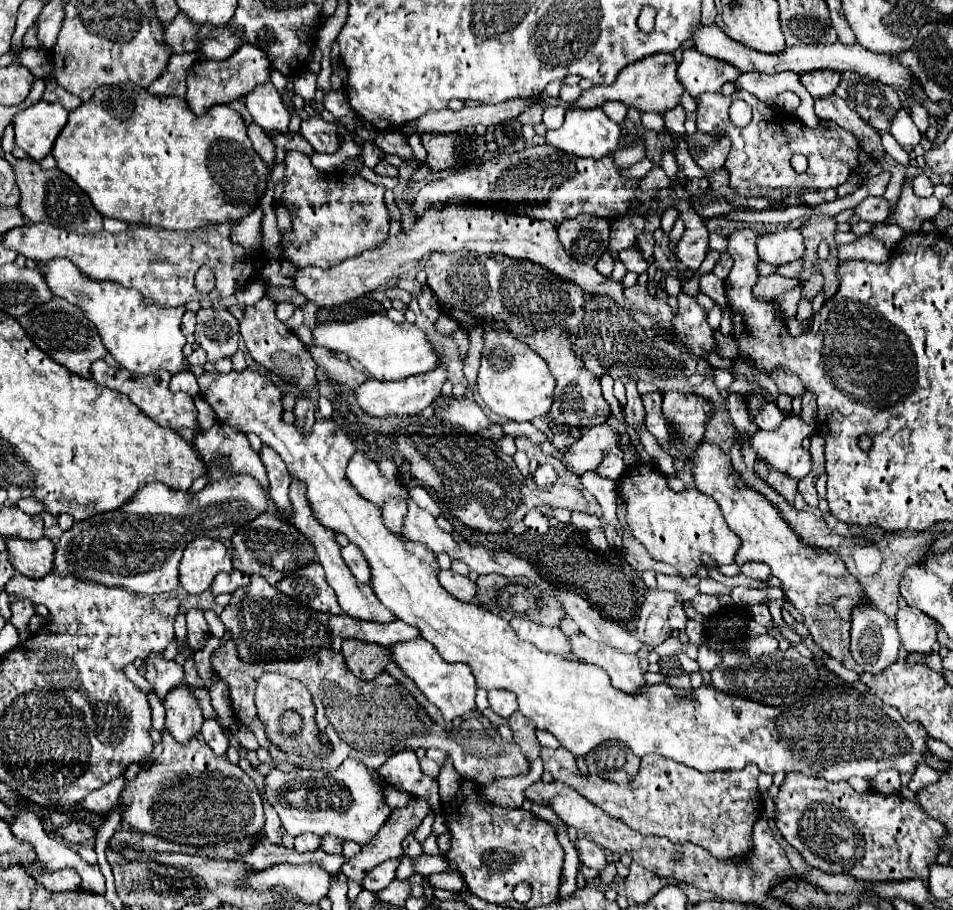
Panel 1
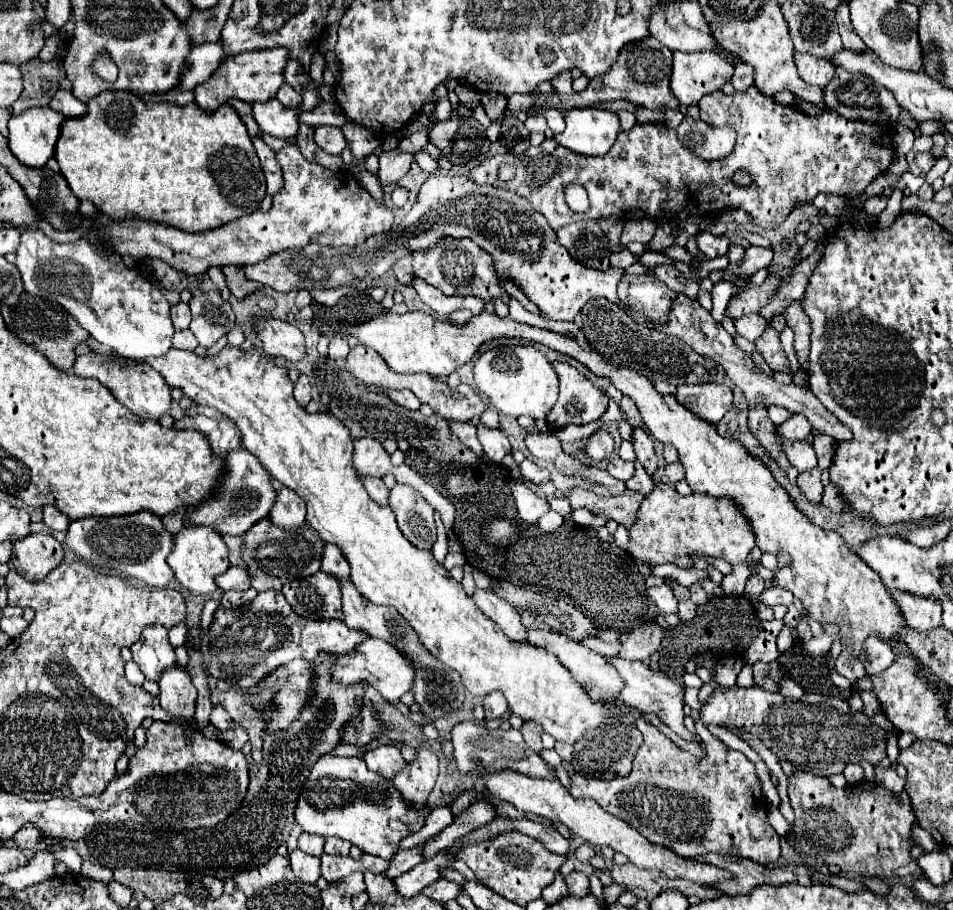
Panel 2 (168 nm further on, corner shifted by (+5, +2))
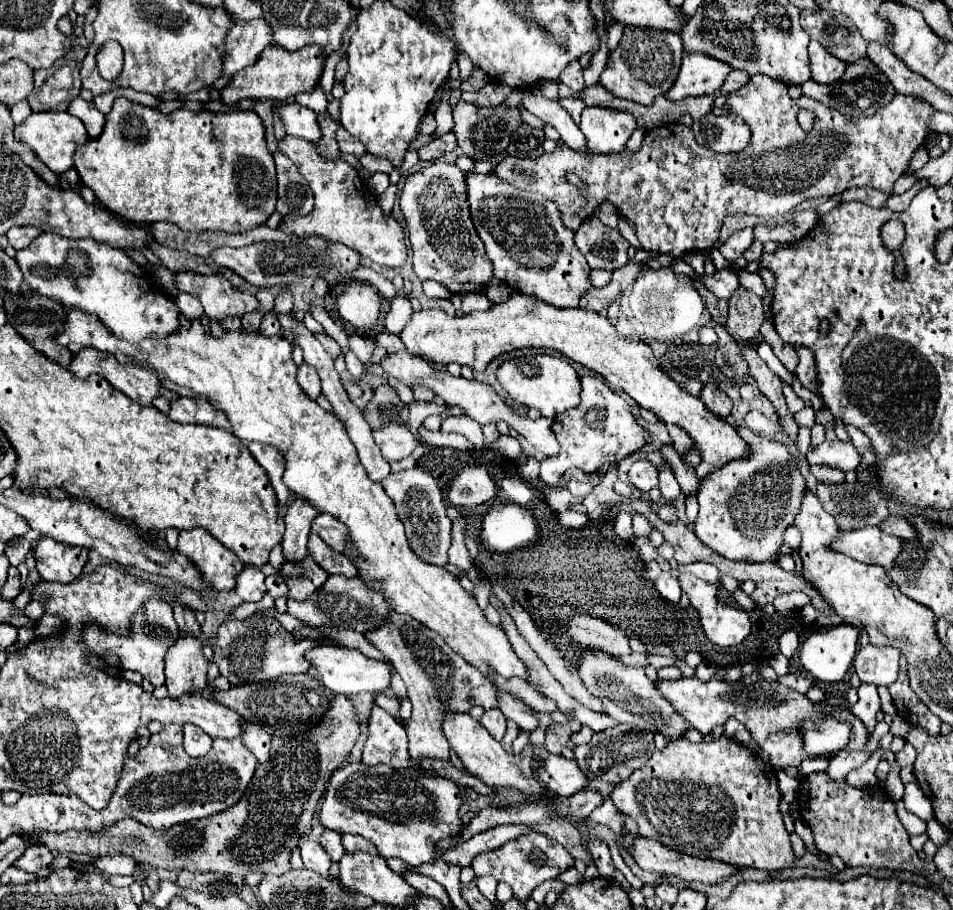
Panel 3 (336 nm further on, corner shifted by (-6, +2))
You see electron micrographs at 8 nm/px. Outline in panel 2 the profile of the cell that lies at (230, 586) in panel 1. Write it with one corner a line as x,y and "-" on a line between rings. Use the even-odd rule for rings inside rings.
233,565
233,567
229,567
225,573
217,575
217,577
215,577
215,583
217,583
217,587
223,589
223,591
229,591
229,589
245,591
245,589
251,587
251,585
249,585
249,575
247,575
247,571
245,571
243,567
239,567
239,565

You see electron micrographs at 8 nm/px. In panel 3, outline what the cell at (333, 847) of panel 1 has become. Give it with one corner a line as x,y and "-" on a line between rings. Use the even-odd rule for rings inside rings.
342,835
342,845
346,851
366,851
366,853
372,853
372,855
378,855
378,849
364,837
360,835

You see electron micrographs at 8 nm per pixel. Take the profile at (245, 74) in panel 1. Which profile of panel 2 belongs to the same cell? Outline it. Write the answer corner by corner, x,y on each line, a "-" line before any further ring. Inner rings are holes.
283,47
265,49
265,51
249,51
249,53
225,57
219,63
219,67
213,71
213,75
205,83
201,83
193,89
195,103
199,105
199,109
213,111
231,97
247,101
247,103
267,101
267,99
275,97
275,93
283,85
285,61
287,61
287,49
283,49

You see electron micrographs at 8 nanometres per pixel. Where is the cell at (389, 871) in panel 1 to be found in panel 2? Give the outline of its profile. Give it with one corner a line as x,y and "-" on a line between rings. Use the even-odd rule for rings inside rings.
417,845
407,851
399,851
397,857
393,857
393,861
389,861
389,867
381,875
389,877
389,879
403,875
405,871
409,871
411,867
421,863
421,853
423,853
423,845

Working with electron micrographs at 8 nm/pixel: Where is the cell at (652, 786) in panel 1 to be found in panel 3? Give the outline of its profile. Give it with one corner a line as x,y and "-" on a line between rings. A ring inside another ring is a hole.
728,737
710,743
690,743
686,739
666,743
664,751
654,751
646,765
636,769
614,789
614,805
638,823
638,833
692,857
718,859
736,867
780,871
794,865
790,837
780,813
780,789
776,773
752,749

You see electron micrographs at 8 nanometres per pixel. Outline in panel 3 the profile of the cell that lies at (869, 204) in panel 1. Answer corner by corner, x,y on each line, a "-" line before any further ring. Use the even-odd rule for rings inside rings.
916,179
916,183
914,183
906,193
902,193
902,195
892,195
892,197
888,199
886,207
892,209
892,211
898,211
898,213
904,211
904,209
910,205
912,197
914,197
920,189
924,189
924,187
928,187
928,181
926,181
926,179

